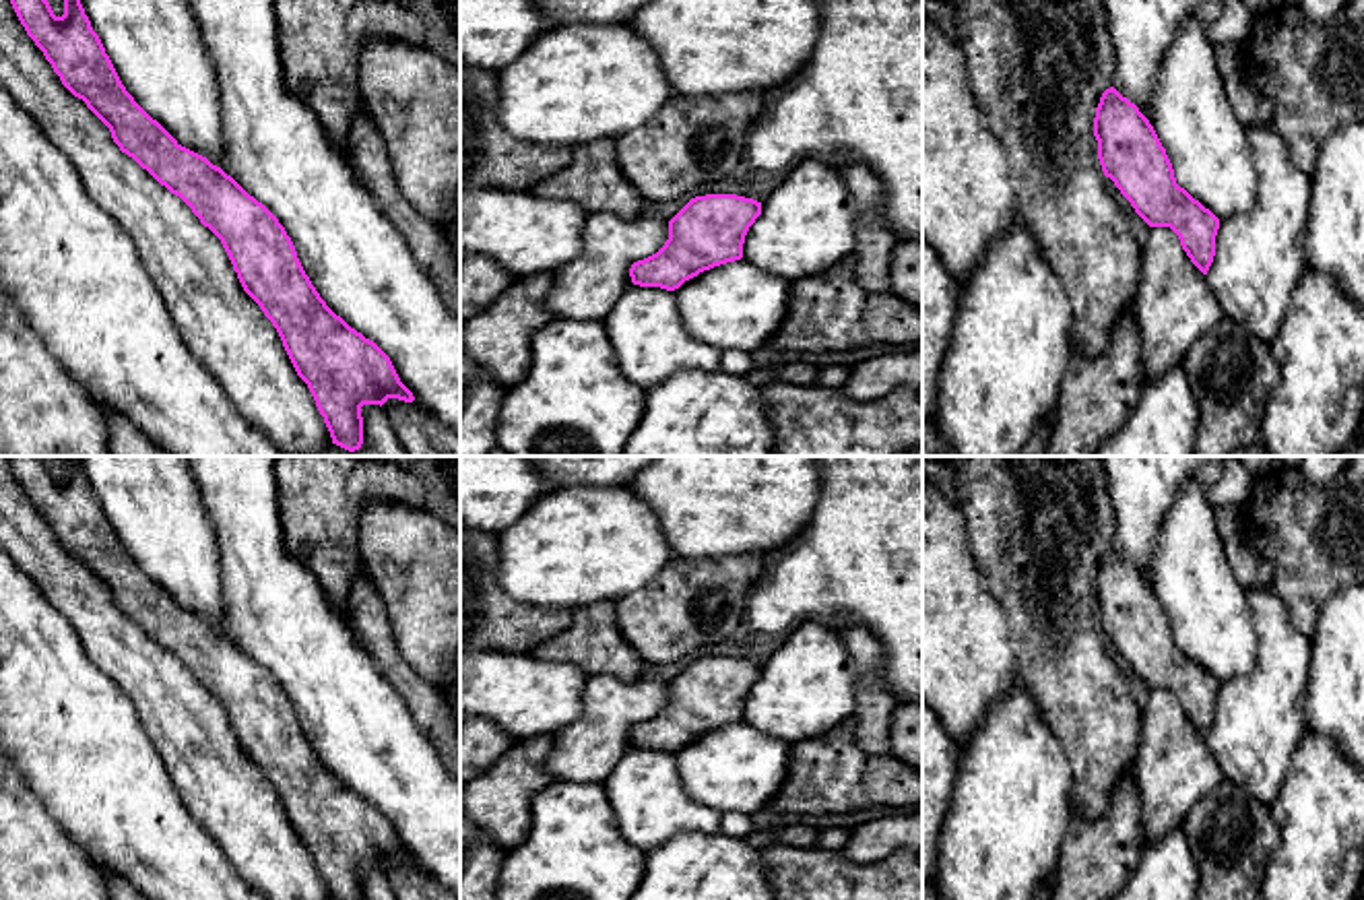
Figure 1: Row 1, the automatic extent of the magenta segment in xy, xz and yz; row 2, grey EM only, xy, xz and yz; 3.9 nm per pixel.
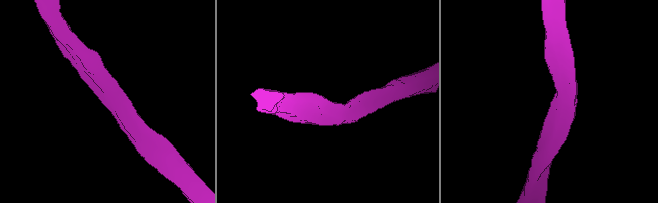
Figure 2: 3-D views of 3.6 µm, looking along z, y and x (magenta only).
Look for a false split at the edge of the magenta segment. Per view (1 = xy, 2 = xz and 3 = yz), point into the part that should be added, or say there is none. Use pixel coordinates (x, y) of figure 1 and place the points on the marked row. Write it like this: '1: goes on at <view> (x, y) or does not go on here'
1: does not go on here
2: does not go on here
3: does not go on here

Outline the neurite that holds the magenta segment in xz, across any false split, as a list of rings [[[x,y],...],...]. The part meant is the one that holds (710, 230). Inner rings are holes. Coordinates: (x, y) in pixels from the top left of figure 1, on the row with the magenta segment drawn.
[[[737,194],[691,198],[669,221],[664,246],[631,264],[631,283],[675,291],[704,270],[741,260],[745,235],[759,215],[761,202]]]

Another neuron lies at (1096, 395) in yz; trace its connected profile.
[[[1131,303],[1102,355],[1085,357],[1071,345],[1046,456],[1096,456],[1125,425],[1141,388],[1141,343]]]

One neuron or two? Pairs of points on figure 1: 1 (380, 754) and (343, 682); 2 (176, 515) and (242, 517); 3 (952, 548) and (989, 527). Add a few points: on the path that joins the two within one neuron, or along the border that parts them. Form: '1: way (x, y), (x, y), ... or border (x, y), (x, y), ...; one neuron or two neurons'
1: way (366, 735), (343, 700); one neuron
2: border (192, 477), (213, 527), (221, 564); two neurons
3: border (954, 498), (983, 583); two neurons

